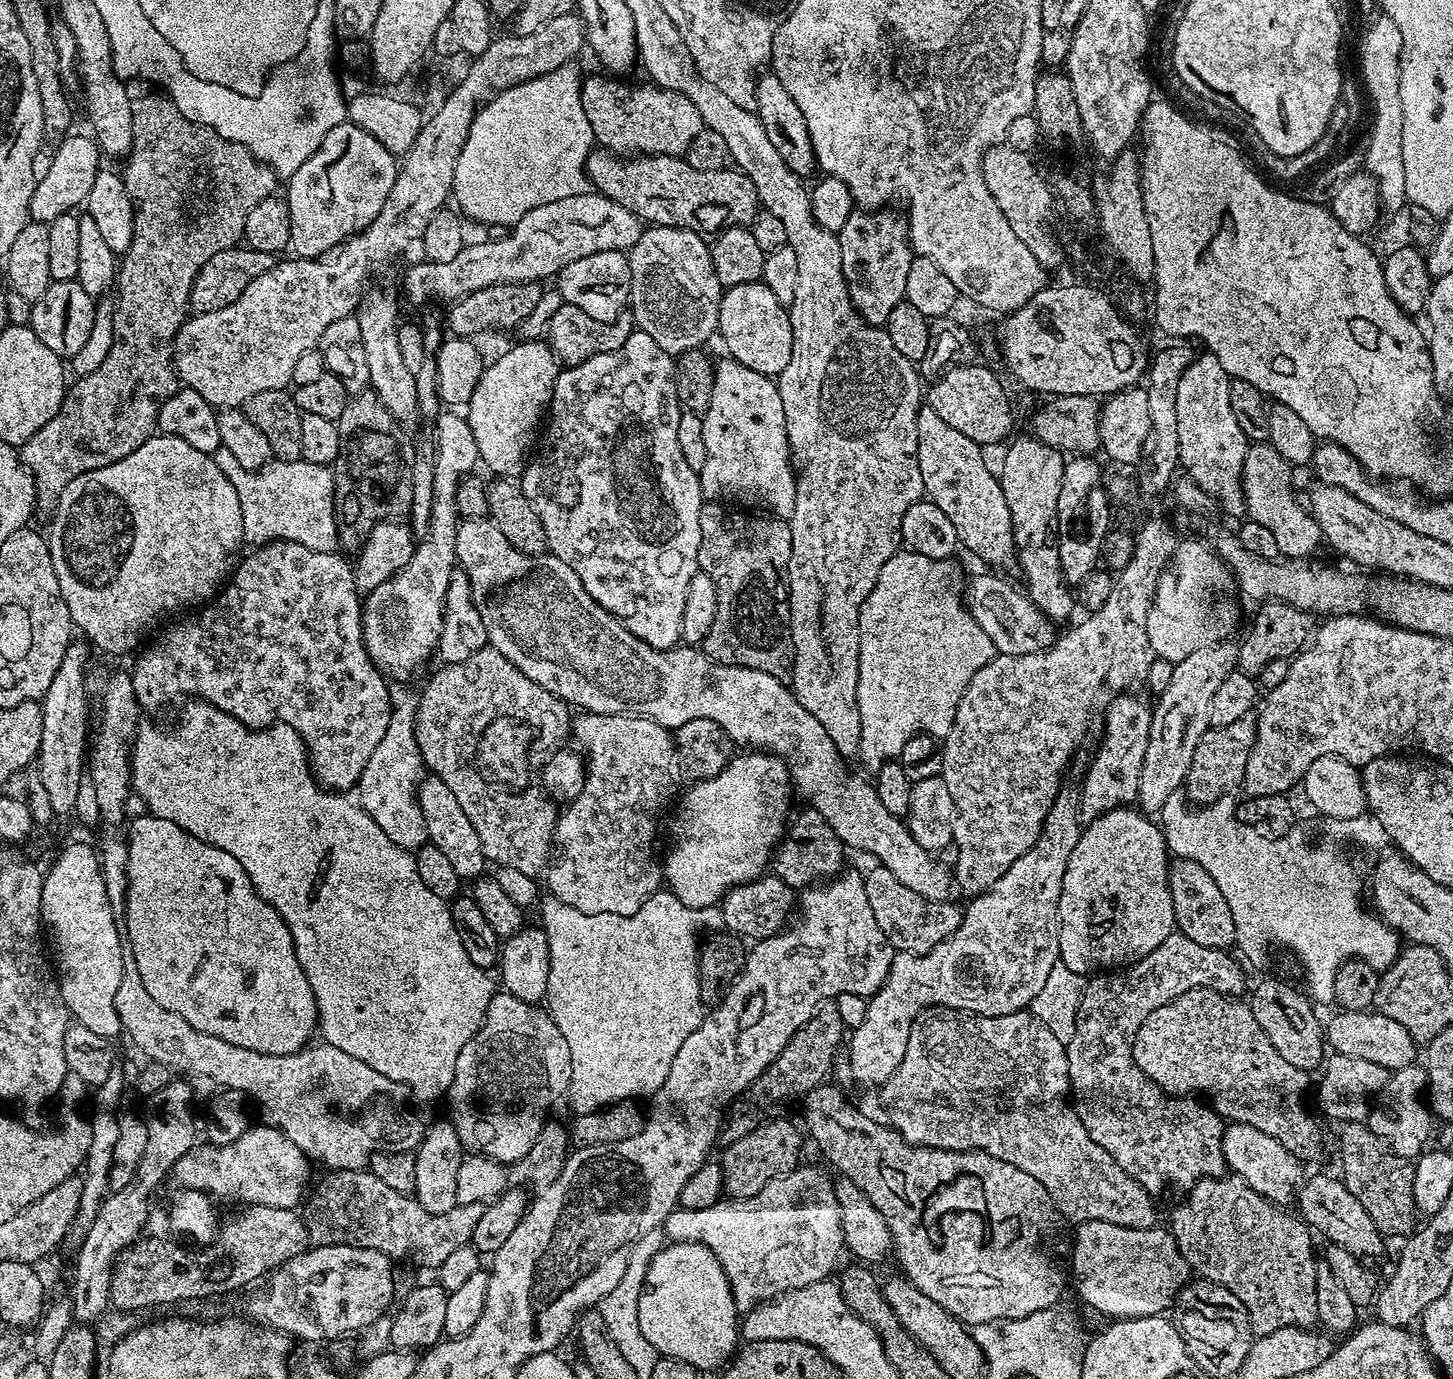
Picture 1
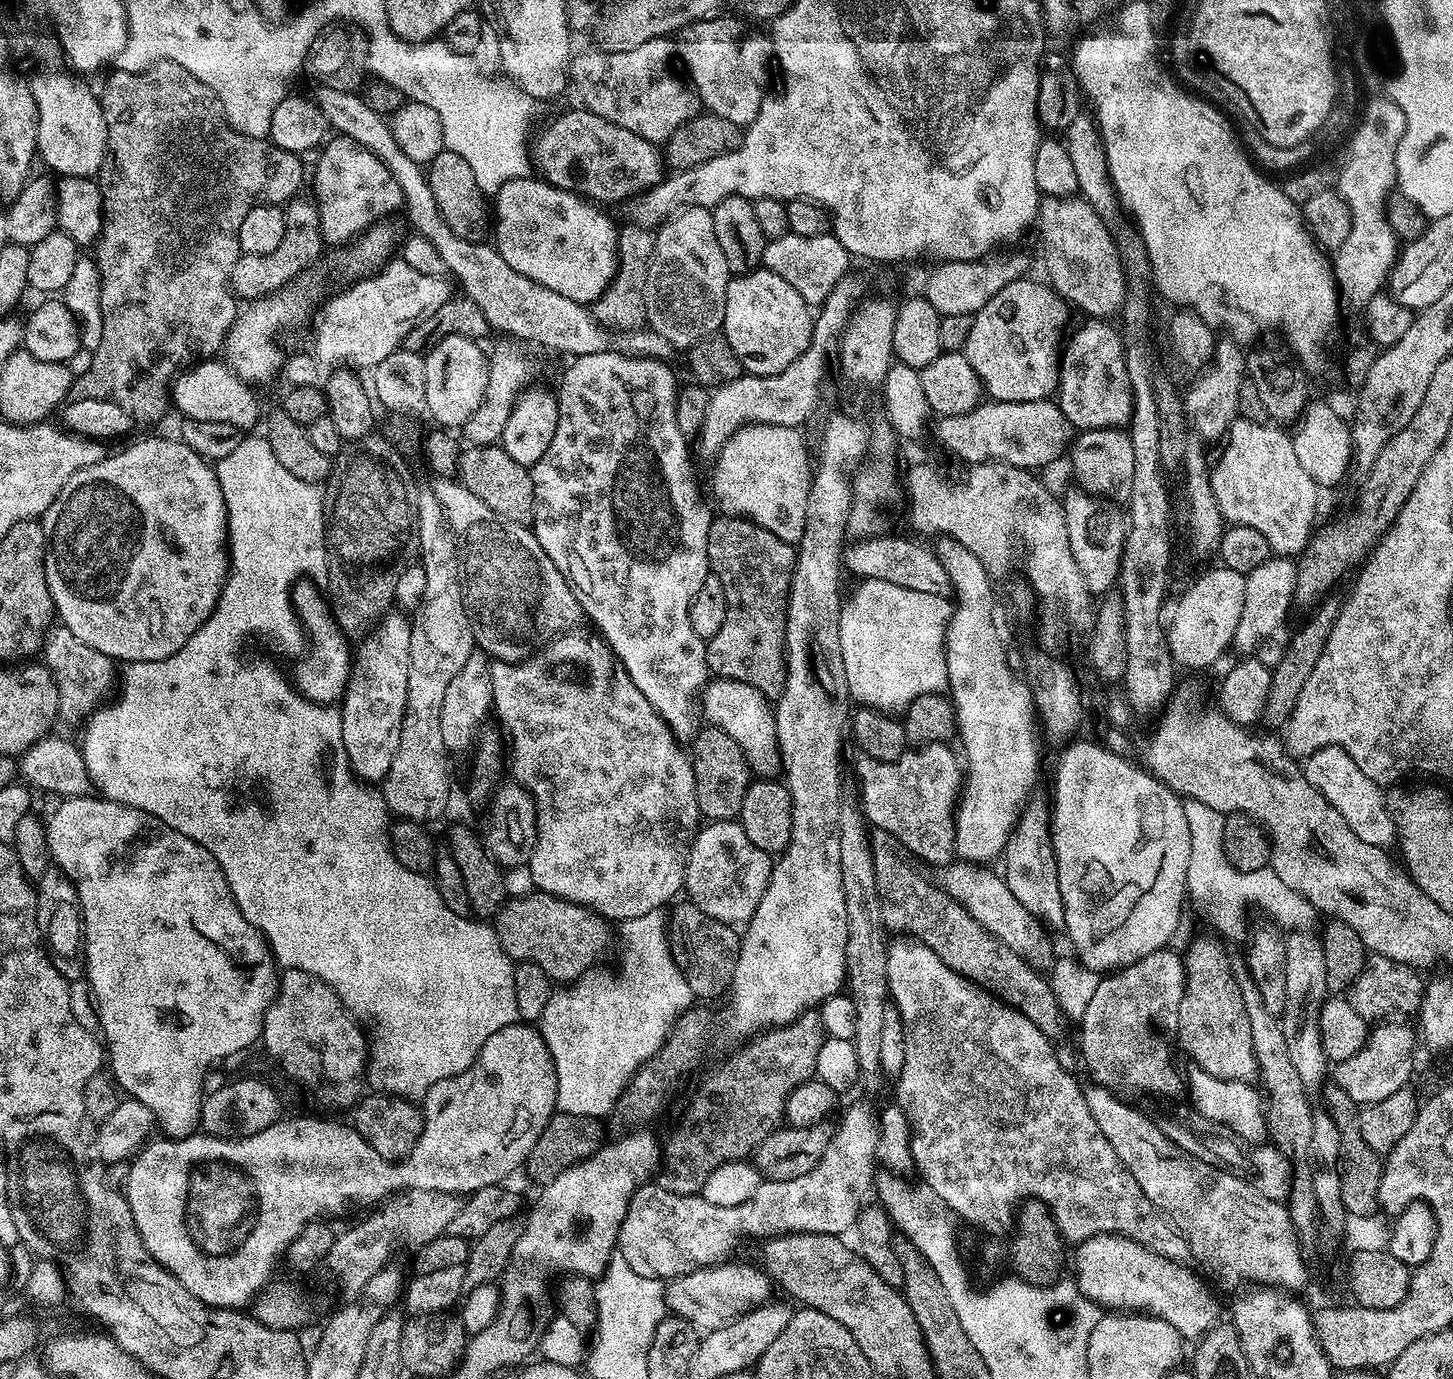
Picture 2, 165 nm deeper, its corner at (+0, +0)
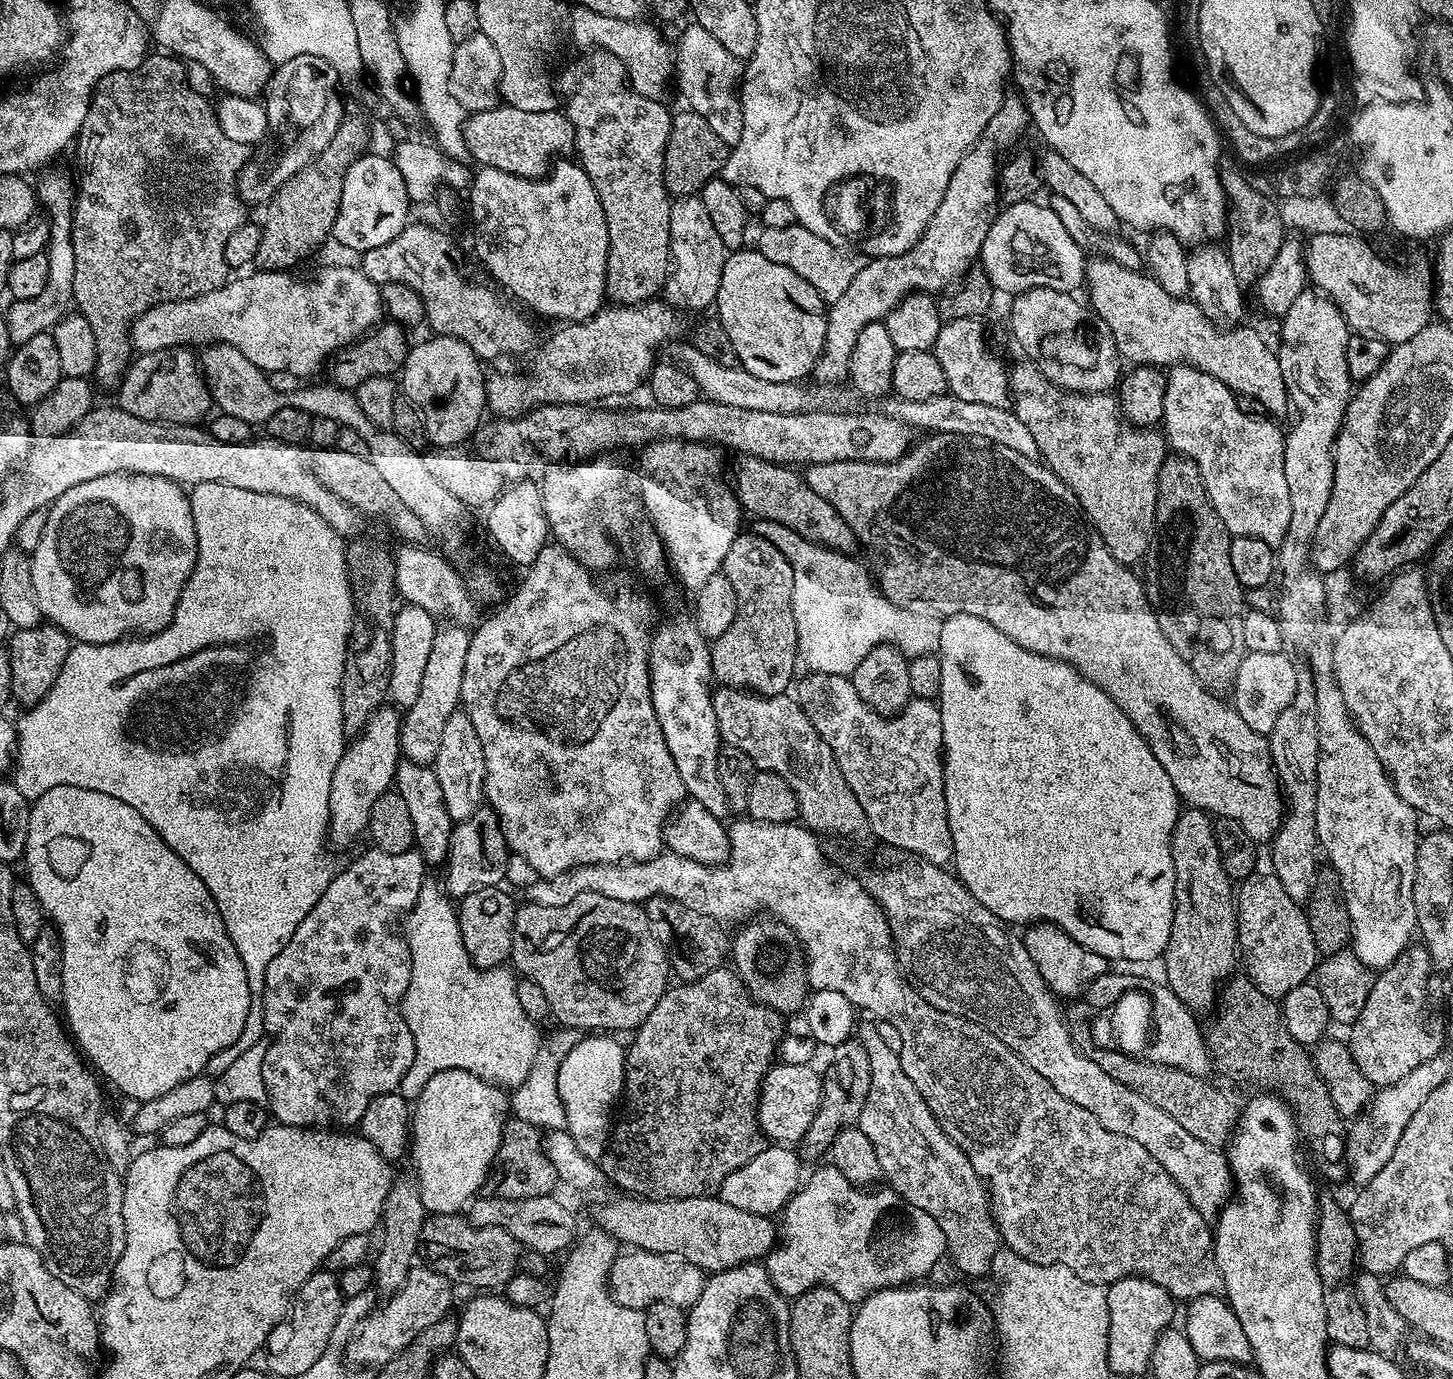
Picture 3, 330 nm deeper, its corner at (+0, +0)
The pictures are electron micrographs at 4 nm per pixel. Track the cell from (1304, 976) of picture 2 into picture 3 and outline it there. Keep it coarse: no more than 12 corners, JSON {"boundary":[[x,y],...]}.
{"boundary":[[1311,671],[1268,733],[1289,810],[1272,872],[1296,903],[1316,880],[1318,746]]}

